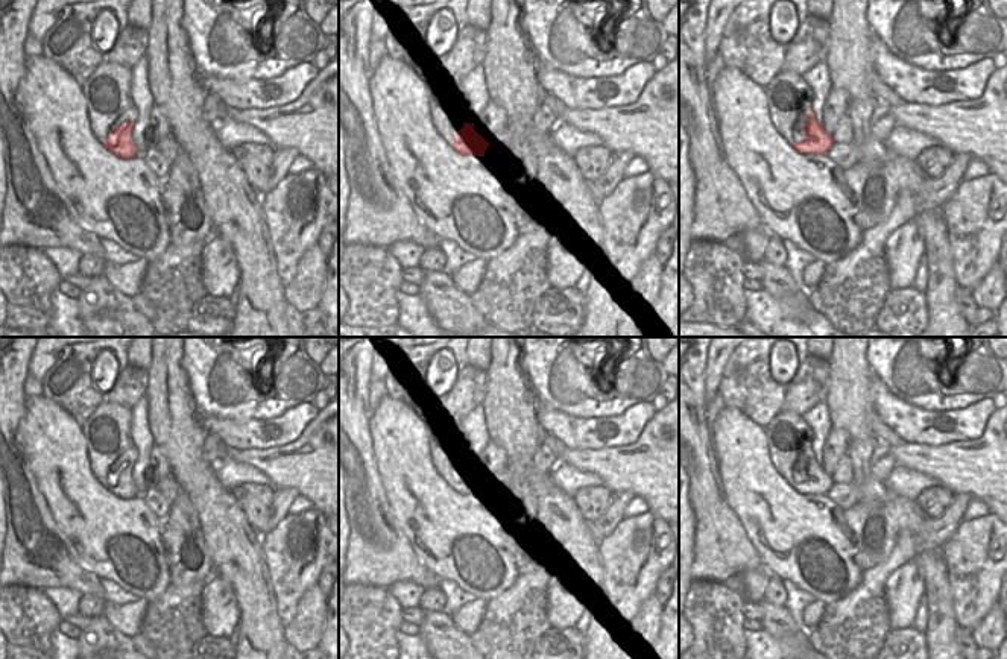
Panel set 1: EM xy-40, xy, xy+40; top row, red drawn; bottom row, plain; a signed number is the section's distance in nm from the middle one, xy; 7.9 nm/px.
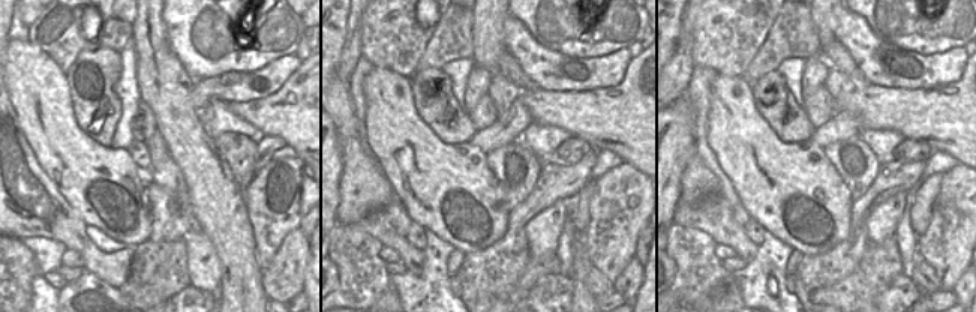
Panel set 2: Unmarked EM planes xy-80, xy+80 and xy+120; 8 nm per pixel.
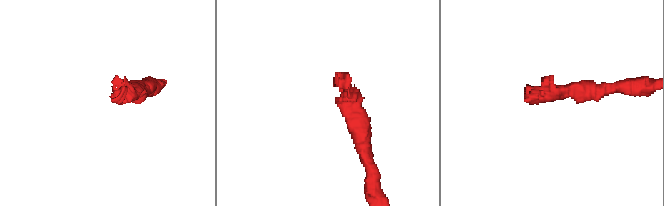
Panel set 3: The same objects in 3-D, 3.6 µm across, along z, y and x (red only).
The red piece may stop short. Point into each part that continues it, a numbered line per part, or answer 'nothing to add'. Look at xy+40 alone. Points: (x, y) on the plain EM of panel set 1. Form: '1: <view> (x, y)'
1: xy+40 (790, 438)

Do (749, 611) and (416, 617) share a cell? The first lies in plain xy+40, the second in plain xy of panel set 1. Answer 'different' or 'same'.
same

